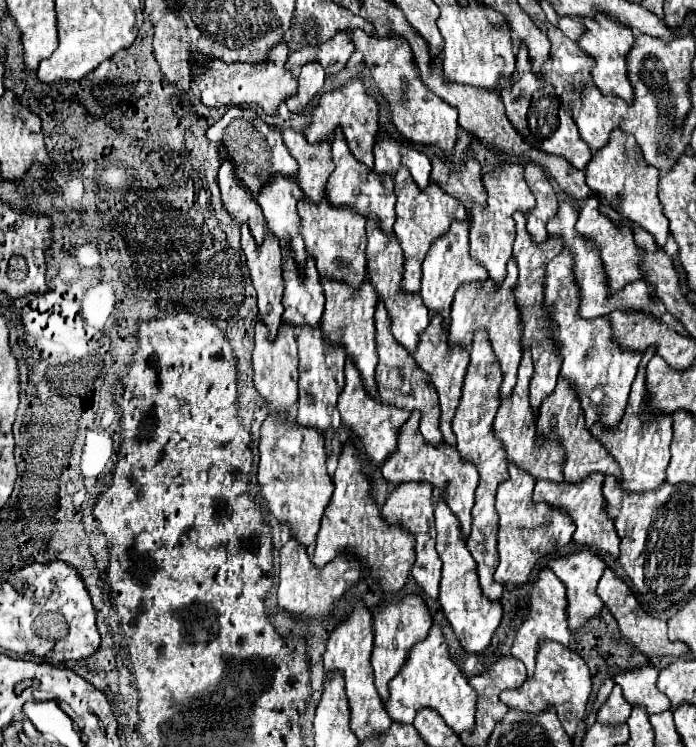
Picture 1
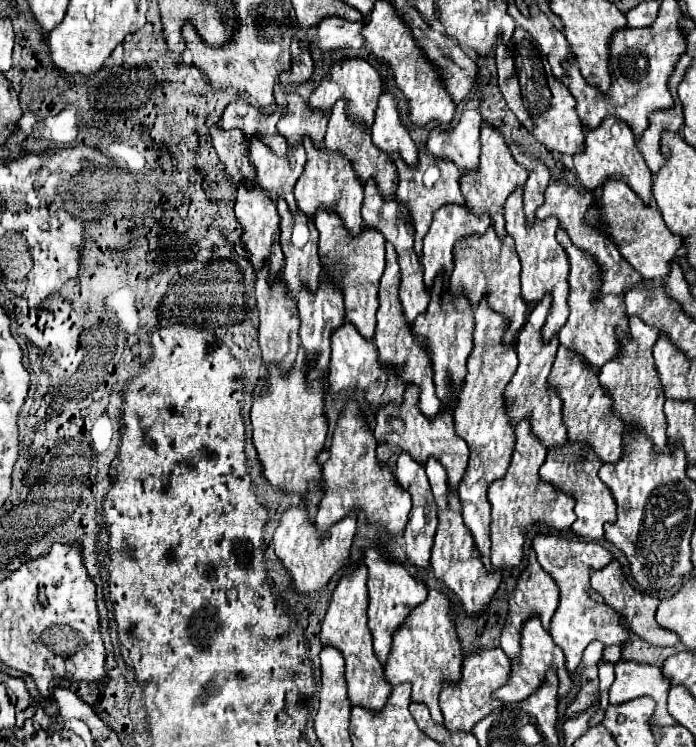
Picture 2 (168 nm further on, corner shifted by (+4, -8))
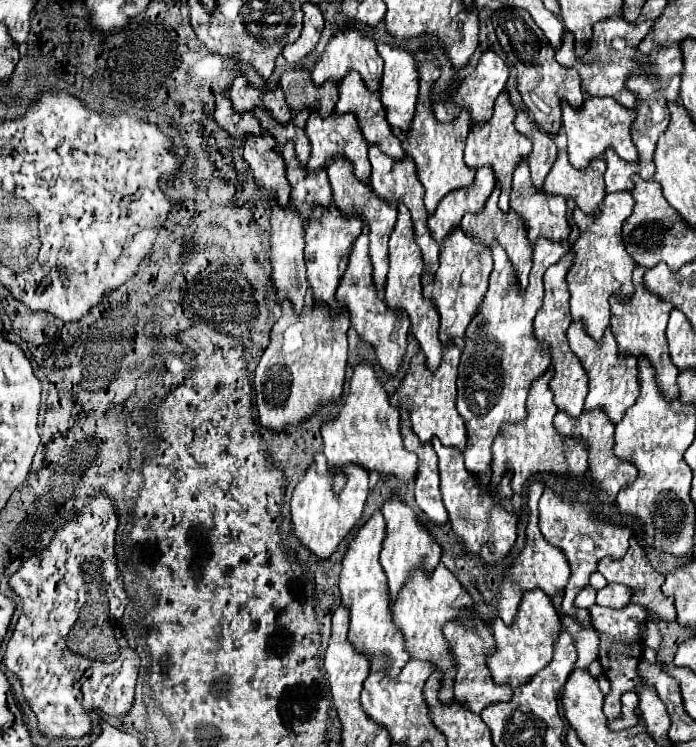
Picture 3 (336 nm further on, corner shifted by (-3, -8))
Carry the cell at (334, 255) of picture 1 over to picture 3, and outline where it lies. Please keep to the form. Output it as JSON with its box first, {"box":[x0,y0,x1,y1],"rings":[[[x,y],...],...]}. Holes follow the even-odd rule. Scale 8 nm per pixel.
{"box":[305,113,371,185],"rings":[[[311,113],[309,119],[307,119],[307,125],[305,125],[305,133],[311,141],[311,159],[309,159],[309,165],[307,165],[307,171],[309,173],[315,173],[319,169],[327,169],[327,165],[331,163],[331,159],[335,159],[337,155],[343,155],[345,159],[351,161],[353,165],[353,173],[359,181],[363,181],[365,185],[371,183],[371,165],[369,165],[369,157],[367,157],[367,145],[361,137],[361,131],[357,129],[357,119],[353,119],[353,113],[347,113],[347,115],[341,115],[337,117],[335,113],[327,119],[321,119],[319,113]]]}

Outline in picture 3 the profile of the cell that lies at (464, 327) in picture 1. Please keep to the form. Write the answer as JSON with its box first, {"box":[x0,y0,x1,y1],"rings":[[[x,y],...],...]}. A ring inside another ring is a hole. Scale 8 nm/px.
{"box":[461,187,533,291],"rings":[[[495,187],[493,197],[489,197],[489,203],[485,207],[485,213],[479,213],[479,215],[467,213],[463,217],[463,221],[461,221],[461,229],[465,231],[465,235],[473,237],[481,245],[491,247],[493,241],[497,241],[507,251],[507,257],[509,257],[509,261],[513,265],[513,275],[515,275],[517,287],[521,291],[527,289],[527,277],[529,277],[529,271],[531,271],[531,255],[533,255],[533,249],[529,245],[529,239],[525,237],[525,225],[521,225],[521,221],[517,221],[517,215],[513,211],[509,211],[507,215],[499,211],[499,207],[497,207],[497,187]]]}

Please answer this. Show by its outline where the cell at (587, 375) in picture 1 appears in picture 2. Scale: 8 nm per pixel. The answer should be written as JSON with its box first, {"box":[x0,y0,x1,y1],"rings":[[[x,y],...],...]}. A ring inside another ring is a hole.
{"box":[558,227,628,369],"rings":[[[558,227],[558,243],[566,249],[568,257],[570,257],[570,275],[568,275],[568,285],[570,285],[570,293],[568,293],[568,307],[570,307],[570,315],[566,325],[562,327],[562,331],[558,333],[560,343],[572,351],[578,351],[592,367],[600,369],[606,361],[614,359],[620,351],[620,343],[616,339],[614,329],[628,329],[628,317],[626,317],[626,309],[622,305],[622,297],[602,297],[602,301],[598,301],[598,289],[602,287],[602,273],[598,273],[598,265],[596,259],[582,251],[576,249],[568,237],[568,233]]]}

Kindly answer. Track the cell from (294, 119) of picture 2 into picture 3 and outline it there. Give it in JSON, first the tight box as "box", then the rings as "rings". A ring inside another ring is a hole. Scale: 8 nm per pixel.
{"box":[279,67,337,117],"rings":[[[301,67],[285,71],[279,85],[293,113],[299,113],[301,109],[309,109],[321,113],[321,117],[329,117],[335,111],[337,85],[329,81],[323,85],[323,89],[315,89],[311,75]]]}

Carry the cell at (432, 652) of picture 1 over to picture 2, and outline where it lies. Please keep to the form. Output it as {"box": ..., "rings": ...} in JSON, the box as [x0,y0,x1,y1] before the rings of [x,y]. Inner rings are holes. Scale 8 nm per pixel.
{"box":[386,589,462,723],"rings":[[[432,589],[422,601],[422,605],[416,605],[410,611],[410,617],[406,617],[404,627],[394,633],[392,651],[386,661],[386,679],[390,685],[398,683],[412,683],[412,701],[420,701],[428,705],[432,719],[436,723],[442,723],[442,713],[438,707],[438,695],[442,681],[458,681],[460,679],[460,667],[462,667],[462,649],[456,635],[456,623],[454,613],[450,609],[450,599],[446,593],[440,593]]]}

